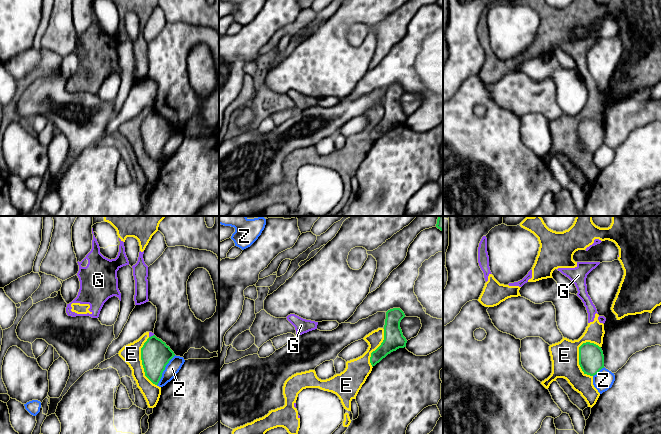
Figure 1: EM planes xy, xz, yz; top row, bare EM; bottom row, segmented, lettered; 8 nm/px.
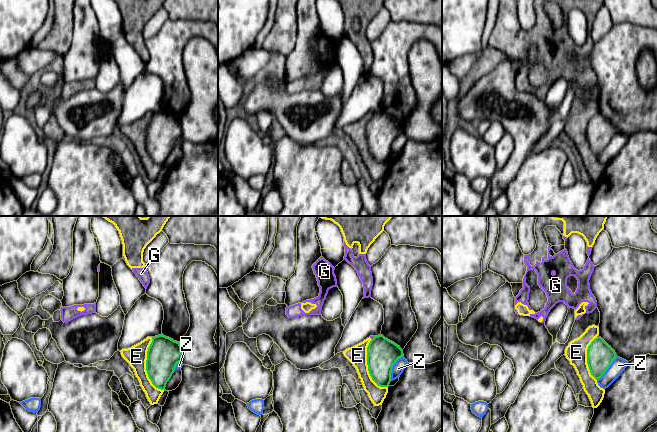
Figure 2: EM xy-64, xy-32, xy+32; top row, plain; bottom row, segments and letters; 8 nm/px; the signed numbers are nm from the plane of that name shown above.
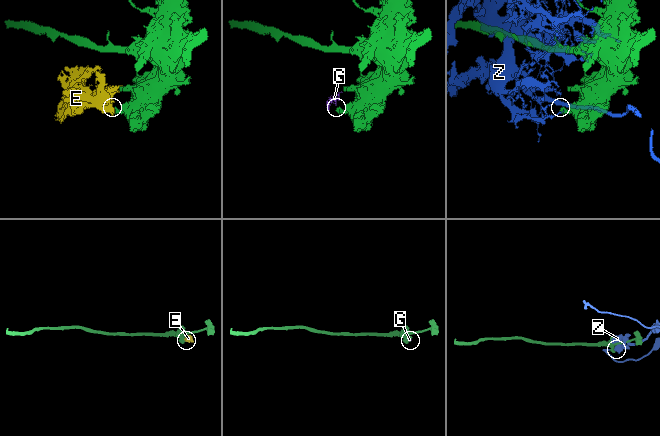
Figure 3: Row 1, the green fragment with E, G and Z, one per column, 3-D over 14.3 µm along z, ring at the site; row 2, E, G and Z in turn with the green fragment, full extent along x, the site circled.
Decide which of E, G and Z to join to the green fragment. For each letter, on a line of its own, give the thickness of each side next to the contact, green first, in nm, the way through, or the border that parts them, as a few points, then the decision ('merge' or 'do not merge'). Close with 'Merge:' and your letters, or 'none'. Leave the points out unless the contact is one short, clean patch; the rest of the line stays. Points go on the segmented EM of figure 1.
E: 200 nm thick on the green side, 220 nm on the other; do not merge
G: 240 nm thick on the green side, 30 nm on the other; border along xy (153, 334), (149, 337); do not merge
Z: 240 nm thick on the green side, 110 nm on the other; do not merge
Merge: none

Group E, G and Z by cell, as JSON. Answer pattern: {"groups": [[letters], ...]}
{"groups": [["E", "G"], ["Z"]]}

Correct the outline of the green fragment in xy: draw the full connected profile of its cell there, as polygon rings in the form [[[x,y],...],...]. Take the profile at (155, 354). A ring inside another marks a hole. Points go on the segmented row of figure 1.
[[[155,335],[149,337],[141,348],[141,360],[145,376],[158,385],[166,365],[175,356],[174,352]]]

